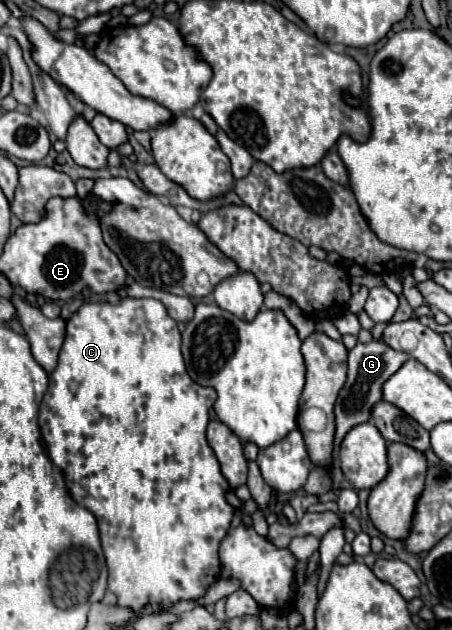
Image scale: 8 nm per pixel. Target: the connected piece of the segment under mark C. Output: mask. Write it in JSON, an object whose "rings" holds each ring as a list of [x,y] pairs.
{"rings":[[[123,297],[117,305],[85,303],[67,321],[67,335],[59,353],[59,365],[49,375],[49,387],[39,407],[39,427],[51,461],[59,465],[65,475],[71,497],[75,499],[75,503],[89,509],[99,523],[101,543],[103,543],[107,569],[109,569],[109,589],[119,597],[117,605],[121,607],[131,607],[133,611],[139,613],[145,603],[171,605],[181,599],[197,599],[219,577],[221,565],[217,557],[217,545],[221,543],[221,537],[225,537],[225,533],[229,531],[233,519],[233,507],[225,499],[225,491],[229,489],[229,485],[225,485],[225,477],[221,477],[217,459],[213,457],[213,451],[205,441],[209,411],[215,399],[217,399],[215,389],[201,387],[187,375],[181,357],[181,333],[177,329],[177,323],[169,317],[161,301]]]}

